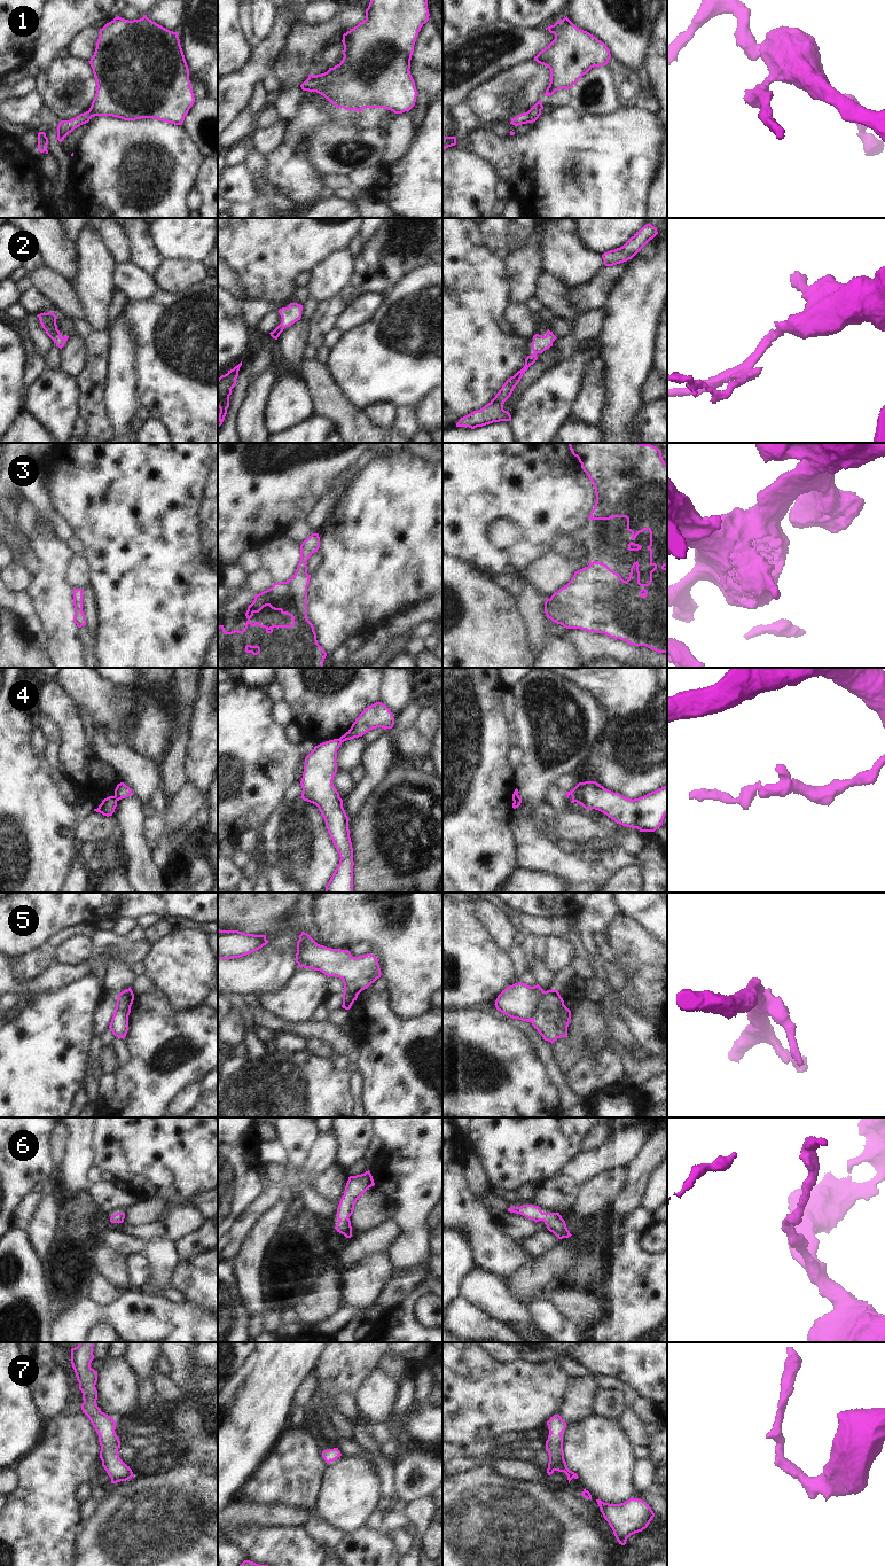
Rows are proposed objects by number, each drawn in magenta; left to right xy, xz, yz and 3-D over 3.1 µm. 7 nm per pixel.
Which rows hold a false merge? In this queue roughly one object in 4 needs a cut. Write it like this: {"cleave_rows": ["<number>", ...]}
{"cleave_rows": ["1", "4", "5"]}

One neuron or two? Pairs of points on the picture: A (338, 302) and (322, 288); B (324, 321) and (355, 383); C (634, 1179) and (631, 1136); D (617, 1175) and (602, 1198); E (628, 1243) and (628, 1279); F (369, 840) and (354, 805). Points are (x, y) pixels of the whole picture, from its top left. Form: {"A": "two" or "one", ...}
{"A": "two", "B": "two", "C": "two", "D": "one", "E": "one", "F": "two"}

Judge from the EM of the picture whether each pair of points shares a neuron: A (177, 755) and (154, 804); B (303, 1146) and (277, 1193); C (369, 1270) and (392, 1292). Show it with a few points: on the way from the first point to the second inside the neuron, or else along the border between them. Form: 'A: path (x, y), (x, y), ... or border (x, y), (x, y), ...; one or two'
A: border (161, 788), (169, 797); two
B: border (290, 1167), (300, 1169); two
C: border (391, 1277), (371, 1304); two

